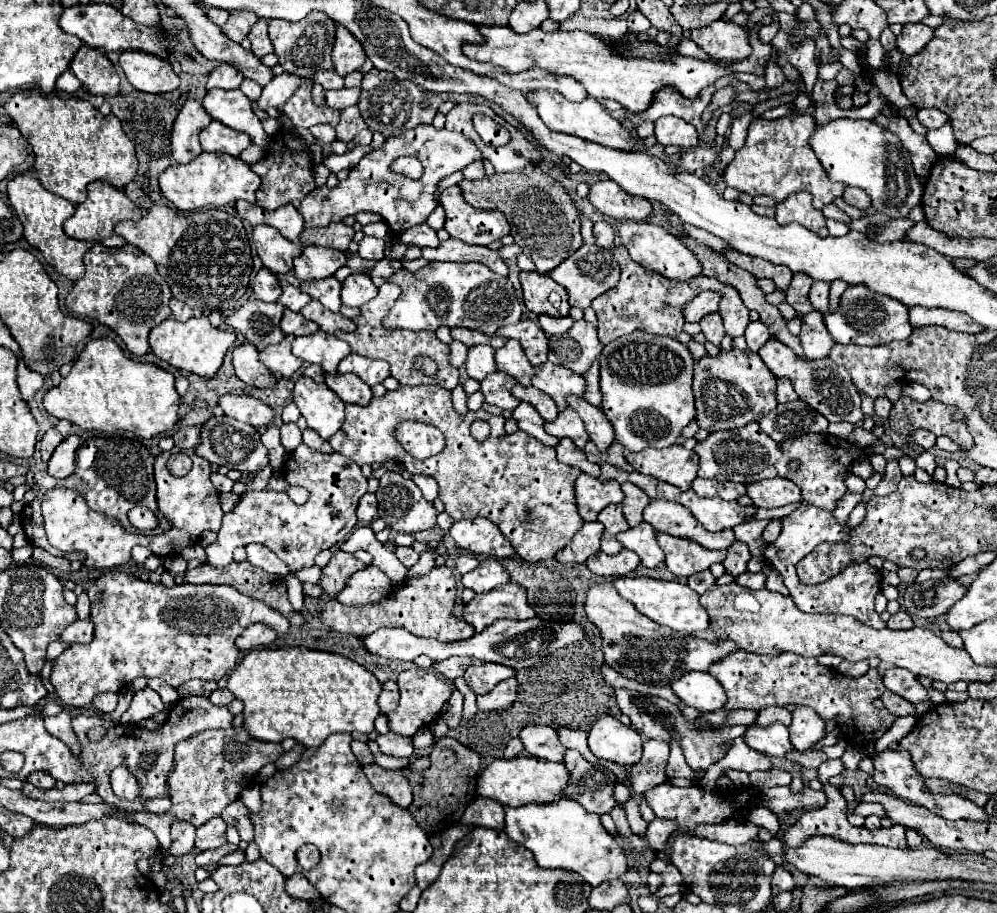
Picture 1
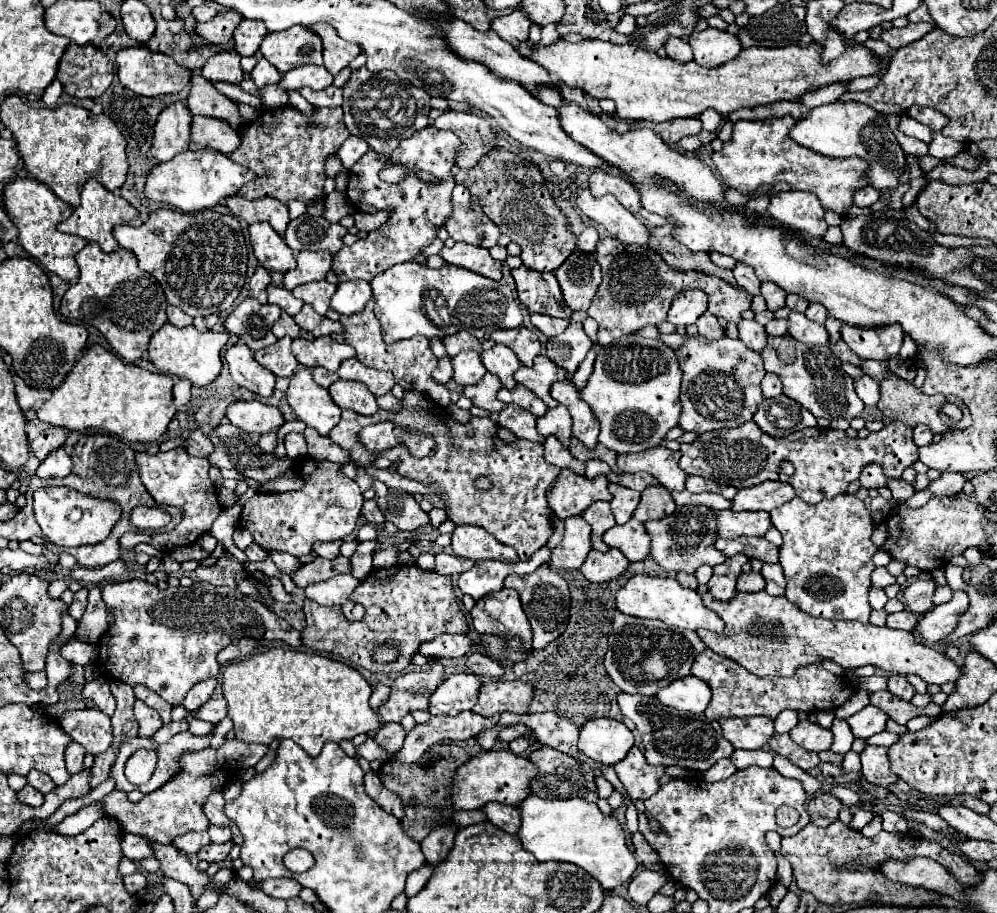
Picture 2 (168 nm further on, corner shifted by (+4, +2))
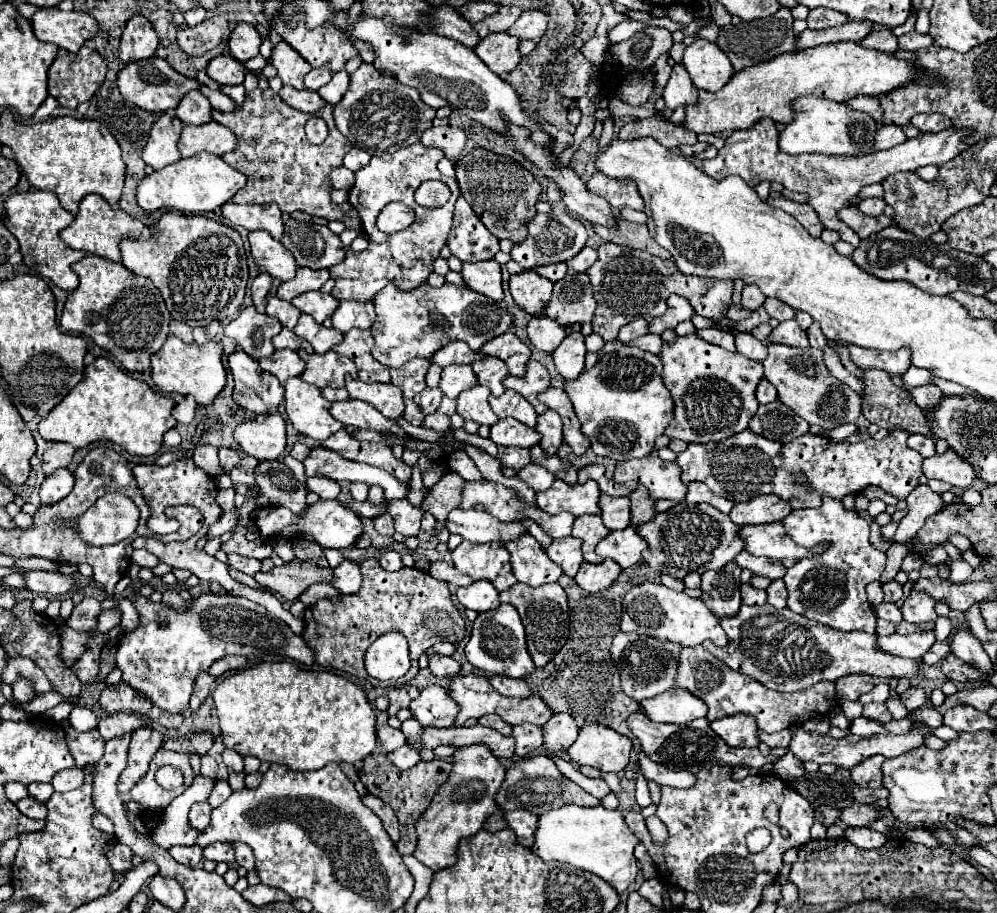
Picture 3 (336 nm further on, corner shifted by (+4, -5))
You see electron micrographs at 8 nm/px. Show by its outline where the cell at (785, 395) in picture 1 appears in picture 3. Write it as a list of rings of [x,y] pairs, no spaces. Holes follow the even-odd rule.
[[[762,379],[762,381],[760,381],[760,385],[758,385],[758,389],[756,389],[756,397],[758,397],[760,403],[772,403],[772,401],[778,399],[778,395],[776,395],[776,391],[774,391],[774,385],[772,385],[768,379]]]

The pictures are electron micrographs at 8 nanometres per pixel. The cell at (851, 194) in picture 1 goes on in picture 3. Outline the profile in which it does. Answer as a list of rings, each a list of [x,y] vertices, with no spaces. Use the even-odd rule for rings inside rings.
[[[874,197],[874,199],[862,199],[862,201],[858,203],[858,209],[860,209],[864,215],[882,215],[884,207],[886,207],[884,199],[878,199],[878,197]]]

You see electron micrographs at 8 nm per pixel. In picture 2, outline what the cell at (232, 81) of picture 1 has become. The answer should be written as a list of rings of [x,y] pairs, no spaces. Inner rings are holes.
[[[234,50],[218,52],[204,64],[202,76],[210,82],[220,80],[220,82],[230,82],[230,84],[240,84],[244,78],[244,70],[240,66],[240,54]]]

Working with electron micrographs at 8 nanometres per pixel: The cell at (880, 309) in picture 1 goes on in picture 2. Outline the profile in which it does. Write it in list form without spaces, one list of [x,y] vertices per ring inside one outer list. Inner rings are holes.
[[[842,324],[840,328],[842,340],[850,346],[850,350],[864,360],[890,360],[898,356],[904,332],[898,326],[890,328],[850,328],[848,324]]]

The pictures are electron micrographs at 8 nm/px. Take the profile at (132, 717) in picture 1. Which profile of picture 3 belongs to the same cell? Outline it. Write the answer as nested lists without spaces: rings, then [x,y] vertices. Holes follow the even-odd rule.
[[[138,727],[132,733],[132,743],[128,751],[128,767],[122,771],[118,779],[118,791],[128,793],[130,787],[146,775],[150,759],[162,747],[162,733],[154,727]]]

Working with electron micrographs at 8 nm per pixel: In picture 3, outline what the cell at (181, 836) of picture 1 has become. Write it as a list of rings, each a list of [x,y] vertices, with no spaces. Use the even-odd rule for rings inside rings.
[[[116,843],[108,853],[108,861],[116,873],[126,873],[132,867],[132,851],[124,843]]]

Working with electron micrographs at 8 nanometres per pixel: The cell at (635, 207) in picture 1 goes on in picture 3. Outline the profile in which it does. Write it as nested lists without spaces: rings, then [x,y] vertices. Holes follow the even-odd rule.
[[[594,173],[588,181],[588,191],[604,197],[614,209],[630,207],[636,211],[644,211],[644,201],[632,181],[614,181],[602,173]]]

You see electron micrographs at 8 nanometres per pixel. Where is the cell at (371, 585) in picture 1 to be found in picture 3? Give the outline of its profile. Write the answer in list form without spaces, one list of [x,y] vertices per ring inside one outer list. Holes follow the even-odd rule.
[[[316,583],[316,585],[310,585],[310,587],[299,597],[299,600],[307,606],[314,605],[321,599],[338,601],[338,599],[342,599],[342,593],[340,593],[338,589],[334,589],[332,585],[328,585],[328,583]]]

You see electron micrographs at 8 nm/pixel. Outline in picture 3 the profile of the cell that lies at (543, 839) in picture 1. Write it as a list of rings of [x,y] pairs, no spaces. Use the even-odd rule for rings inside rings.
[[[564,805],[560,809],[548,811],[538,817],[538,827],[534,833],[534,845],[530,851],[538,853],[542,861],[560,861],[570,863],[578,869],[590,871],[610,883],[618,893],[624,893],[630,883],[634,883],[638,873],[638,863],[634,857],[634,847],[638,839],[626,827],[622,811],[608,811],[602,805],[598,807],[580,807]]]

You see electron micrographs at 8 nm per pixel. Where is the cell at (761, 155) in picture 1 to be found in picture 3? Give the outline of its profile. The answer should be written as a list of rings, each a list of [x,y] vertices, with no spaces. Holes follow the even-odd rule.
[[[762,119],[750,129],[738,129],[726,137],[726,145],[718,151],[714,159],[702,161],[702,171],[714,179],[724,179],[728,175],[742,177],[750,187],[760,185],[762,181],[782,183],[790,191],[800,191],[808,195],[808,203],[818,211],[818,217],[826,229],[834,229],[840,233],[841,239],[854,248],[861,242],[860,237],[846,227],[846,223],[838,221],[838,211],[850,207],[858,197],[862,187],[878,183],[886,179],[886,175],[898,171],[916,171],[924,165],[944,165],[956,155],[960,155],[968,145],[964,145],[966,131],[946,129],[938,135],[924,133],[920,137],[908,139],[902,145],[896,145],[886,151],[876,151],[860,157],[834,157],[834,155],[788,155],[778,147],[778,125],[772,119]]]

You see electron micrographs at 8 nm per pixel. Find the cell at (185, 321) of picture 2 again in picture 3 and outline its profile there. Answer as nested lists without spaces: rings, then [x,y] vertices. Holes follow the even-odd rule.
[[[170,321],[170,333],[172,335],[176,335],[176,337],[180,337],[184,343],[192,343],[194,339],[192,339],[192,329],[186,325],[186,323],[182,323],[182,321]]]

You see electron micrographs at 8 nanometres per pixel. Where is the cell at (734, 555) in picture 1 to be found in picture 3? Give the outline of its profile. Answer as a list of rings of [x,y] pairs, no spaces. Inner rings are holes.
[[[732,561],[722,569],[716,571],[706,571],[702,575],[702,601],[706,607],[716,615],[716,617],[730,617],[736,615],[740,609],[740,567]]]

